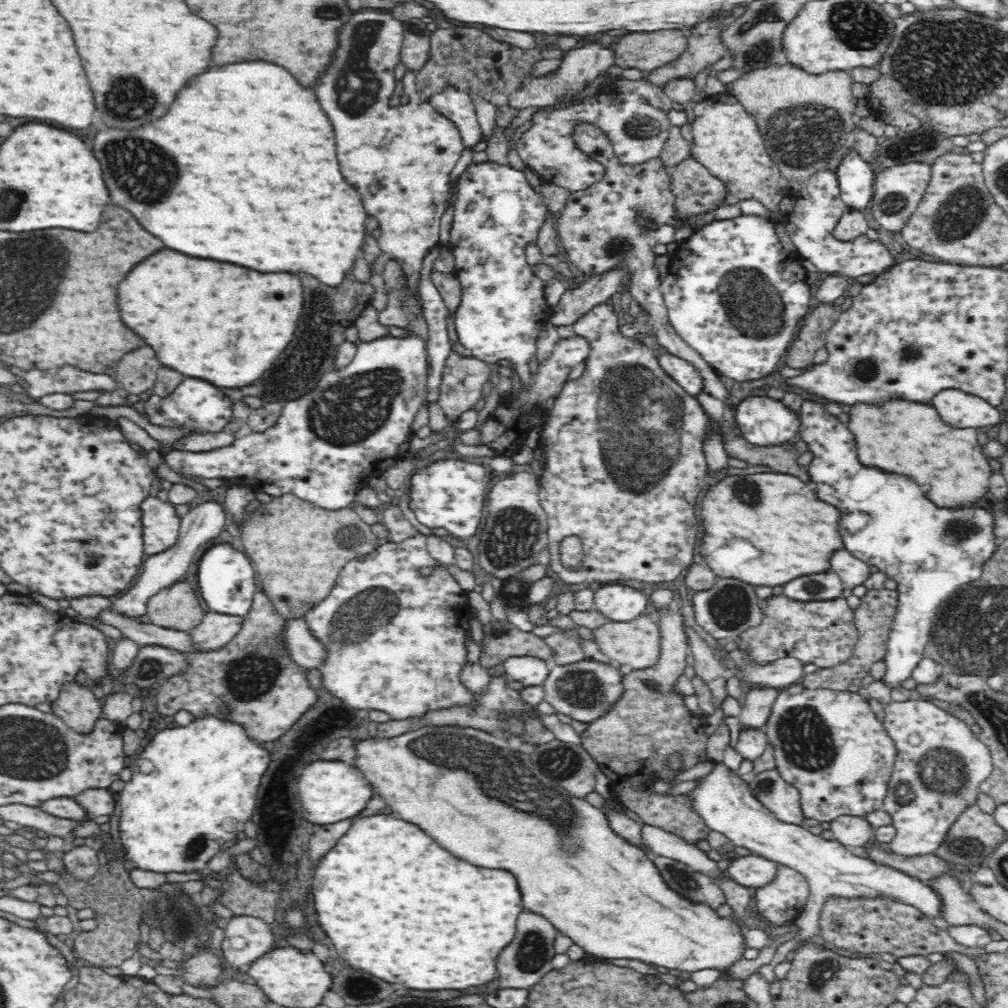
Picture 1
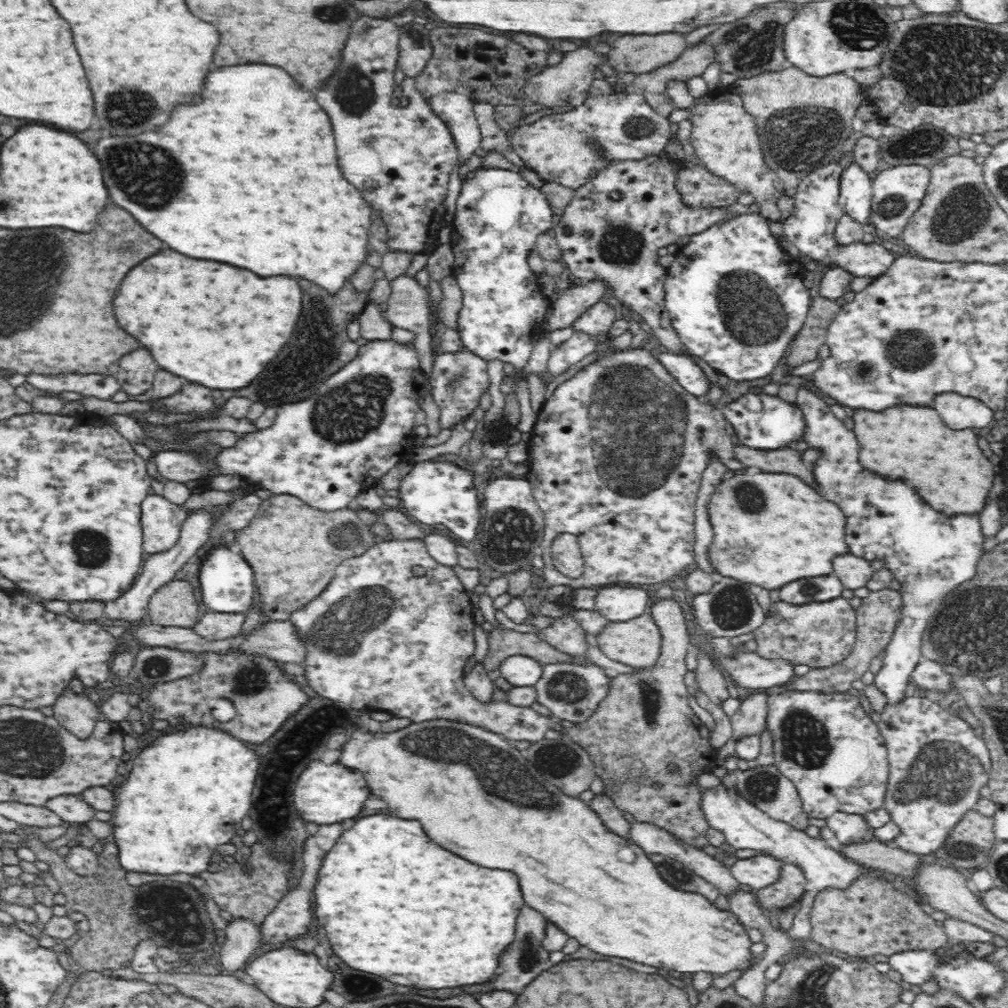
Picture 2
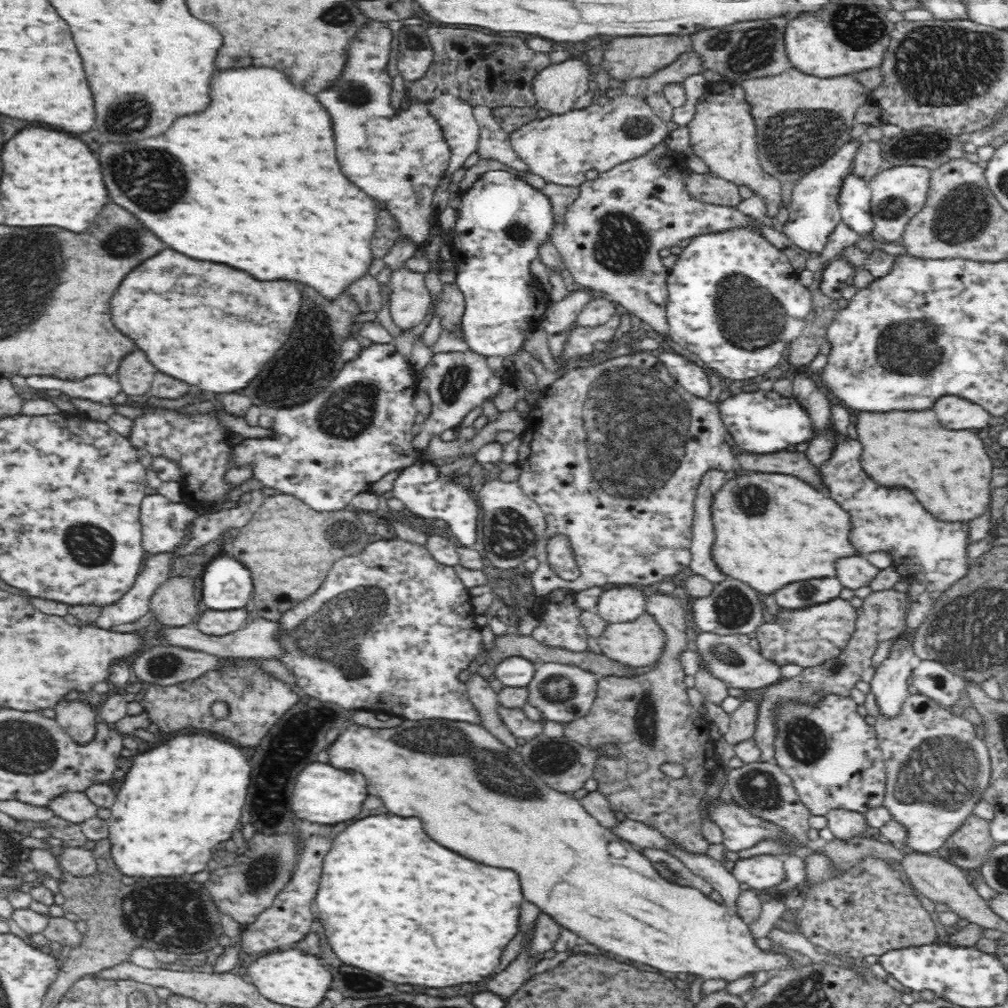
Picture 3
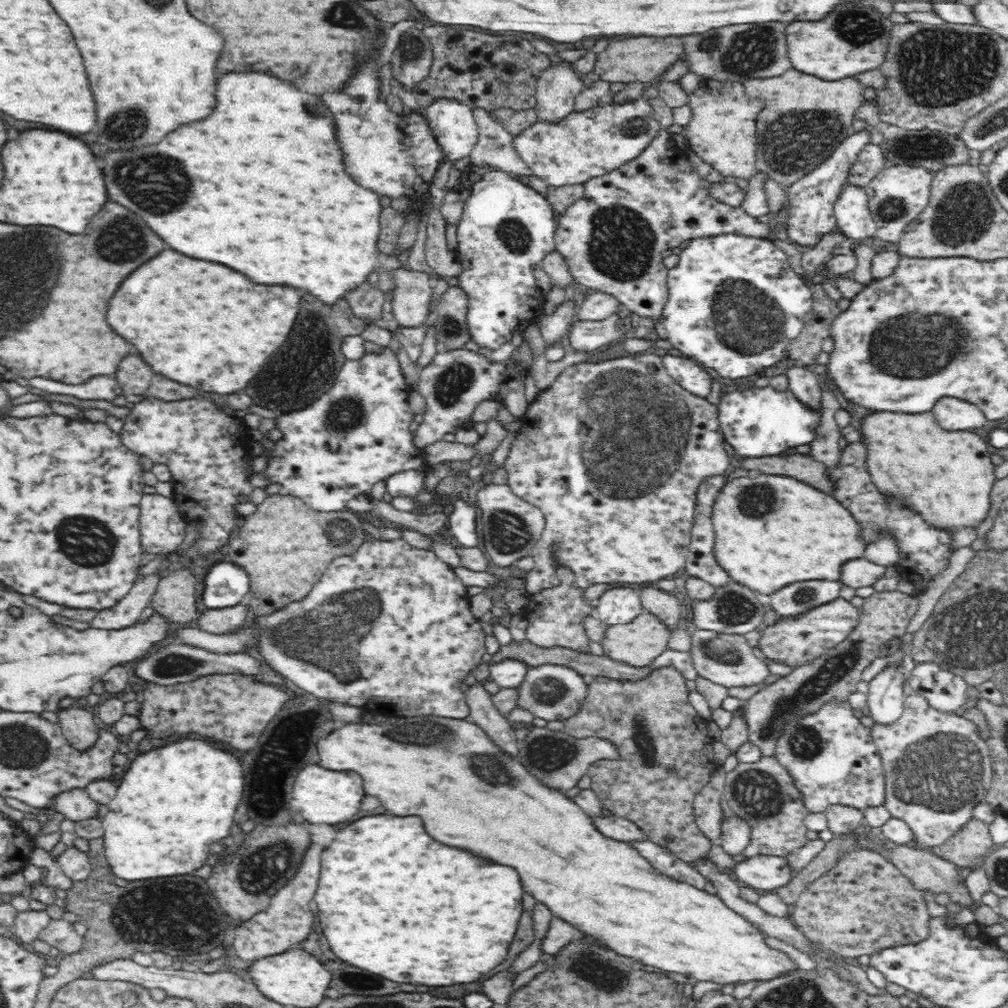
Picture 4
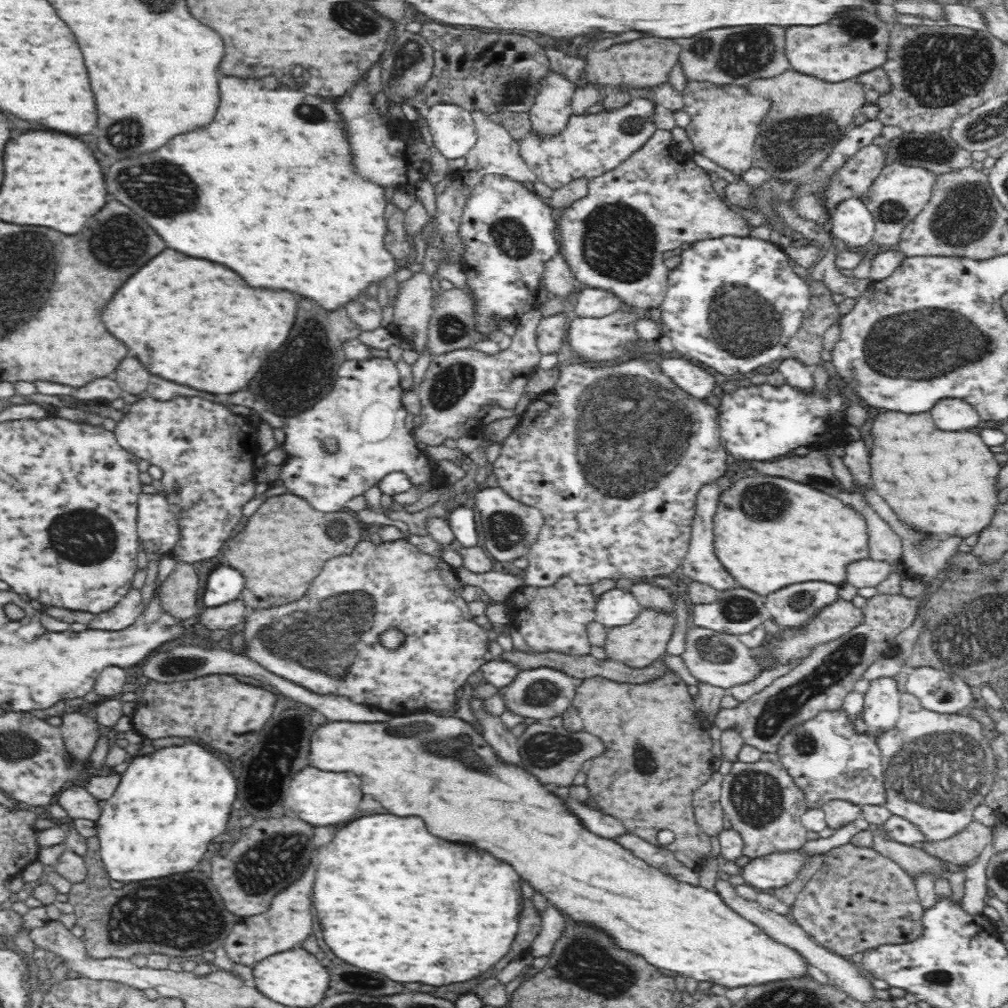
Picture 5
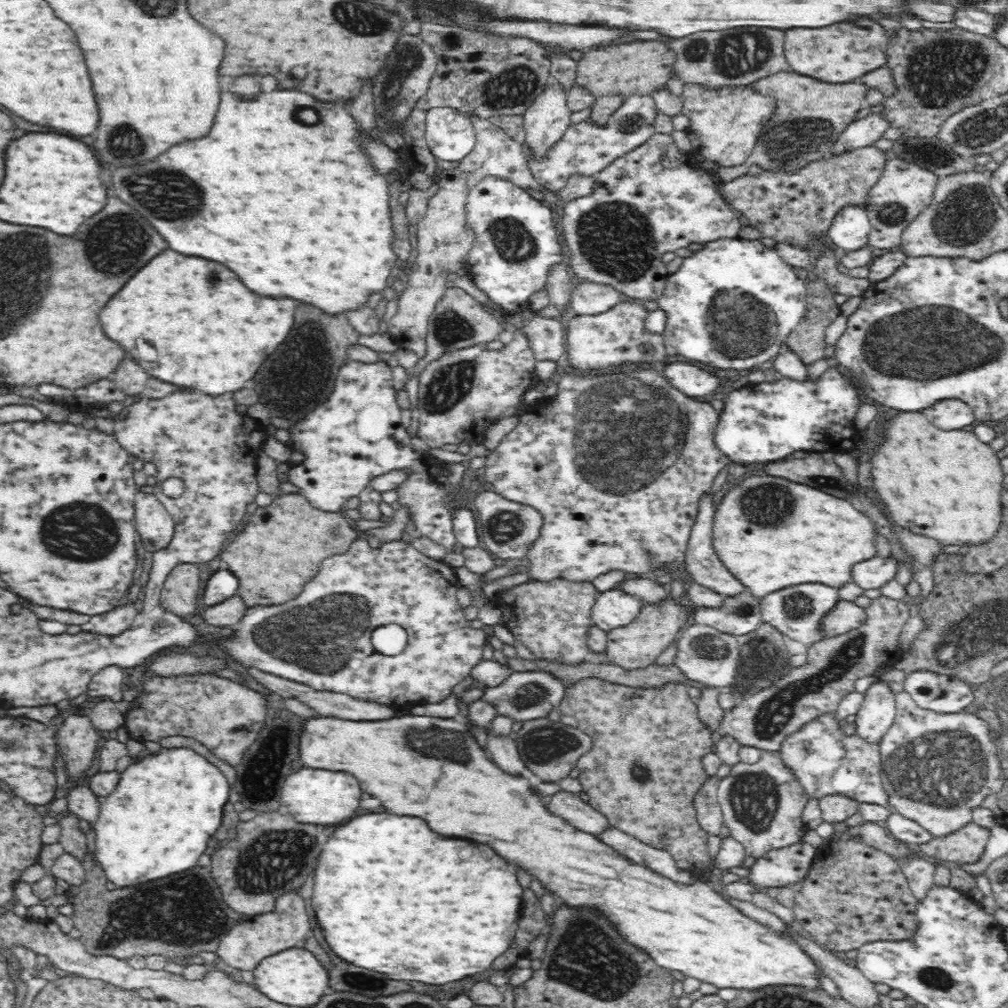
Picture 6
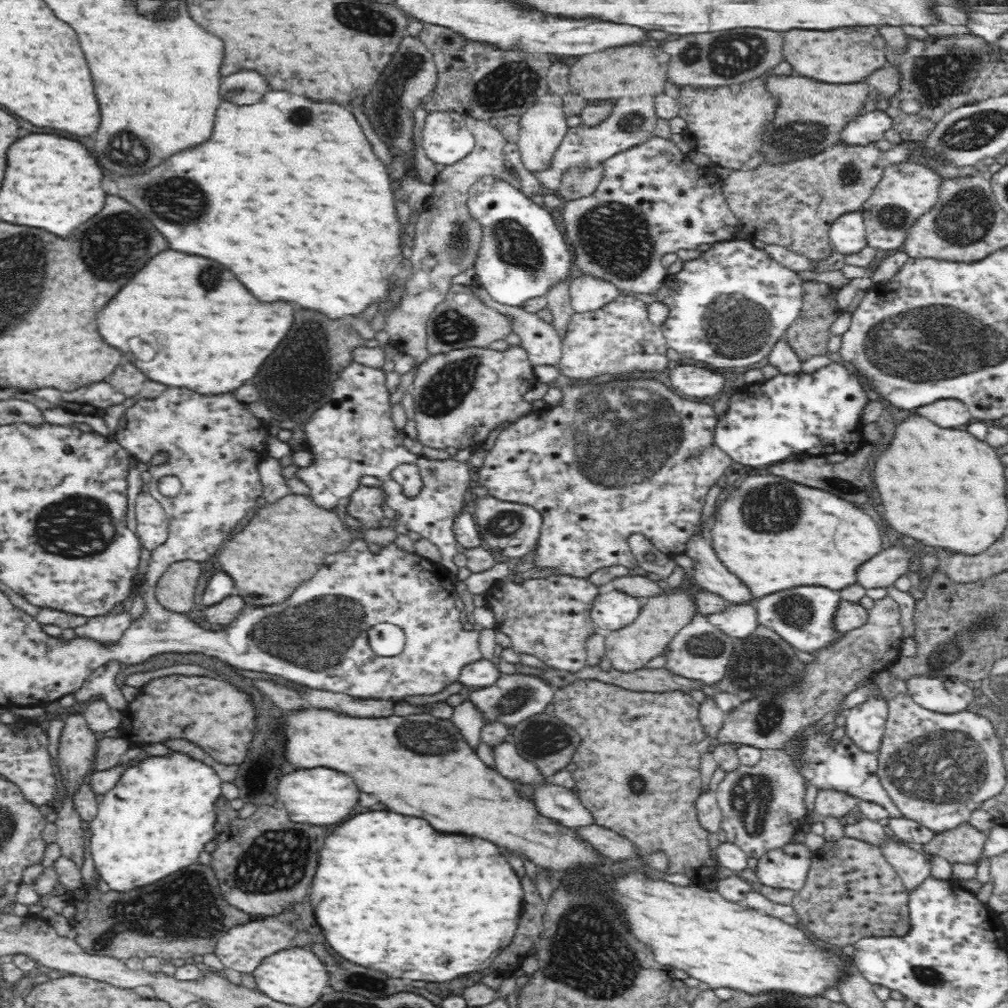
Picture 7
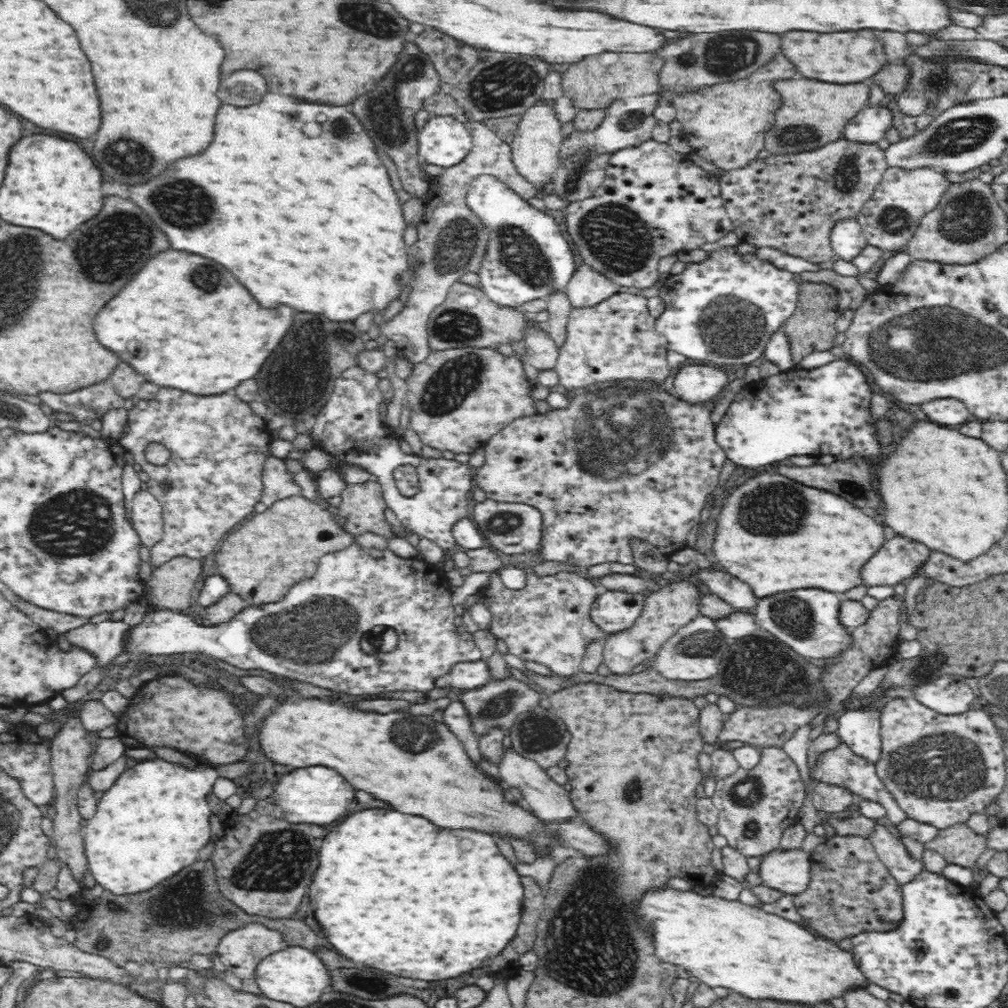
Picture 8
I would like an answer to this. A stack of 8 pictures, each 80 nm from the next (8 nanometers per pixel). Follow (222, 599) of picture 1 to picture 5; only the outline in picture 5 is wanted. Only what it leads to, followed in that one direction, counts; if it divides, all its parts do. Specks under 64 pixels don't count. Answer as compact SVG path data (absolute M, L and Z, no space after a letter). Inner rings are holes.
M232 567L218 568L208 577L203 602L207 607L220 606L239 598L242 590L242 576Z

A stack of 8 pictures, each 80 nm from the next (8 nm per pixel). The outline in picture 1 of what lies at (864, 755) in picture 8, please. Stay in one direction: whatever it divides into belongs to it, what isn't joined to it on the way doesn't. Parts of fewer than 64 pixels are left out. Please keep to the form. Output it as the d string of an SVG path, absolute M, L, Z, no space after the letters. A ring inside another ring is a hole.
M804 400L802 402L802 408L800 408L800 420L802 420L802 440L808 444L808 448L813 452L812 464L808 466L810 468L810 476L812 480L818 484L816 492L820 496L820 500L826 500L834 506L840 508L842 512L842 538L844 538L844 544L848 548L848 552L851 552L856 558L867 562L870 565L877 566L879 570L885 573L889 578L895 580L898 584L897 591L899 592L899 603L897 608L897 615L895 616L892 632L890 632L885 656L883 659L884 665L886 665L886 672L880 679L882 685L888 688L890 691L896 690L899 686L911 677L912 672L918 667L918 664L925 657L925 646L929 642L929 631L933 624L934 618L937 616L938 608L941 606L941 602L954 590L958 589L962 584L976 580L981 576L981 569L995 545L1000 542L1000 539L994 536L992 532L992 525L990 525L990 511L982 508L970 508L966 512L946 512L946 510L940 510L940 508L934 508L934 504L930 504L922 494L920 494L920 488L914 480L906 480L906 476L890 476L890 474L884 474L884 472L878 472L876 468L864 468L860 462L858 462L858 456L856 456L856 440L854 440L854 434L846 428L846 424L842 424L836 416L828 414L826 412L826 406L816 402L816 400Z

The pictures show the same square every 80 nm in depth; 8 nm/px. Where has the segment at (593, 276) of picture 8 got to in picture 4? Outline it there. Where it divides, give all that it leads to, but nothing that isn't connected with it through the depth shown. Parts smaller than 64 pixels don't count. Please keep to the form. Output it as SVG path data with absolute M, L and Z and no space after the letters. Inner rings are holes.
M602 291L578 297L575 312L580 320L604 320L618 312L621 302L612 294Z

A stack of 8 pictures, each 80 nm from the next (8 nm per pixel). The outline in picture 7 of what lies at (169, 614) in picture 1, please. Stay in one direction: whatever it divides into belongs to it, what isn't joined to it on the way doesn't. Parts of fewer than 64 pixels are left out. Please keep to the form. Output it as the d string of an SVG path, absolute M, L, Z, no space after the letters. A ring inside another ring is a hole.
M176 560L154 580L154 600L172 612L186 612L194 604L194 590L200 578L201 562Z

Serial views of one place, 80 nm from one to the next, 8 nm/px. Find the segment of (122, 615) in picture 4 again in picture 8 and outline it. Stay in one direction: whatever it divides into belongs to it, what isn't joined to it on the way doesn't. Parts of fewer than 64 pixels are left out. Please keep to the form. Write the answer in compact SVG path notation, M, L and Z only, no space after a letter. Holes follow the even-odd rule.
M122 621L86 624L66 632L66 640L84 652L90 652L90 656L95 659L92 668L104 670L123 652L123 633L127 628Z

